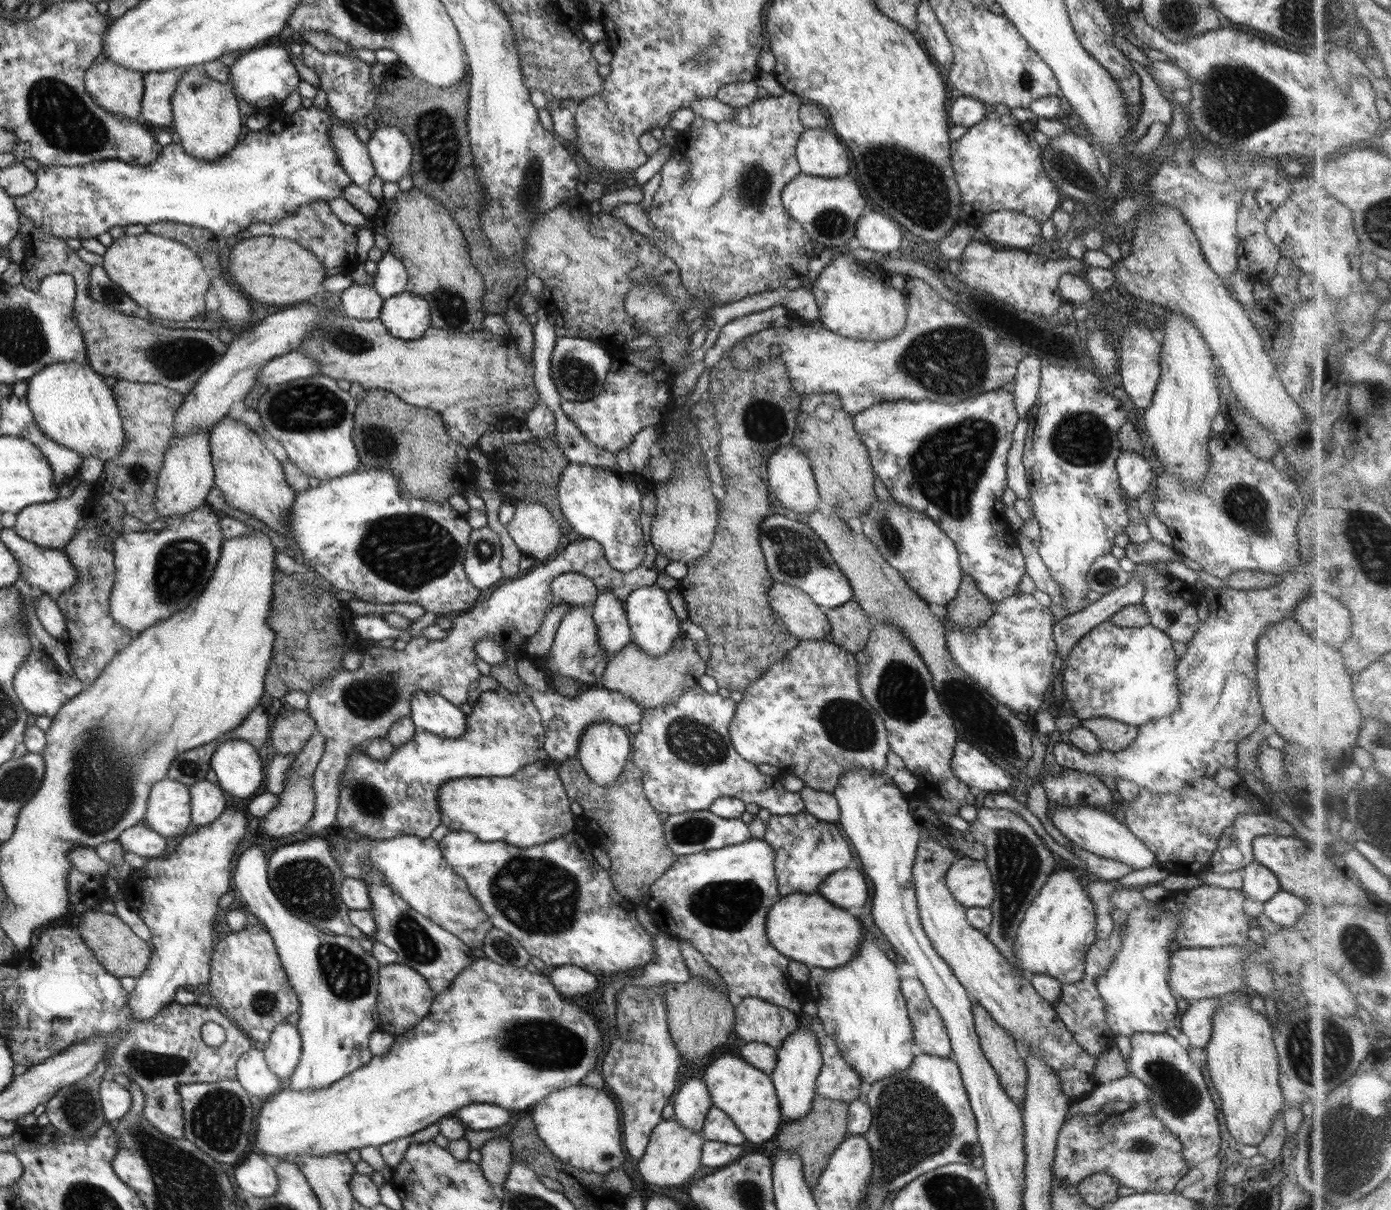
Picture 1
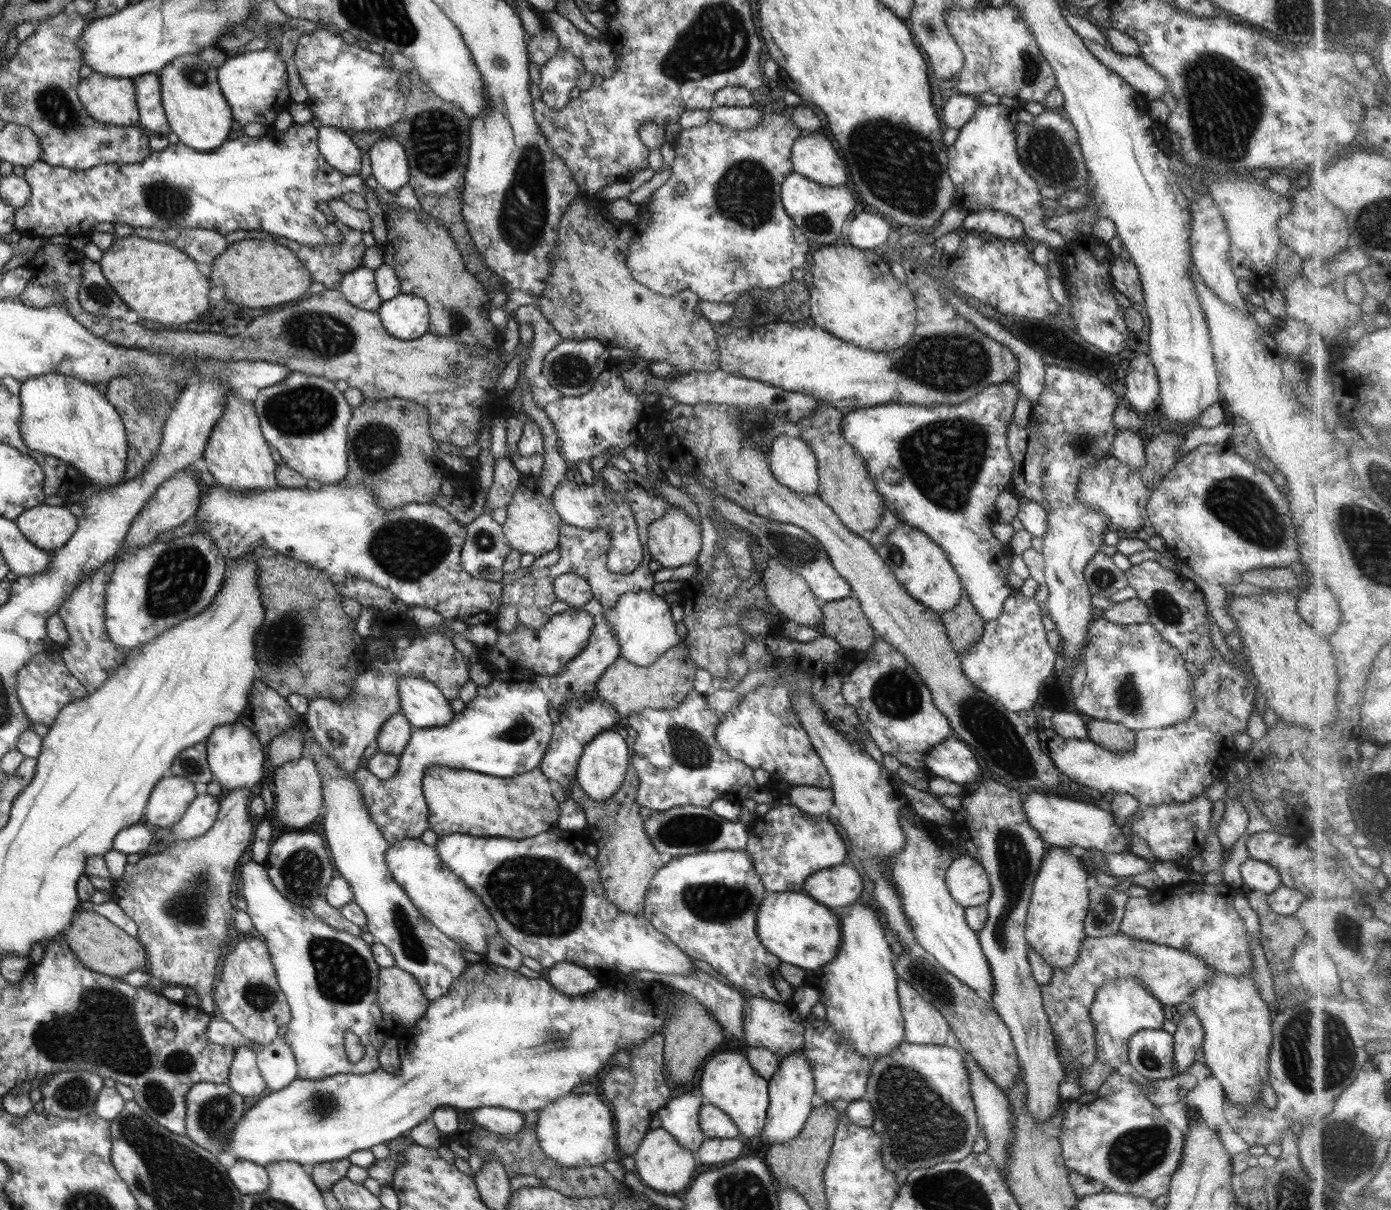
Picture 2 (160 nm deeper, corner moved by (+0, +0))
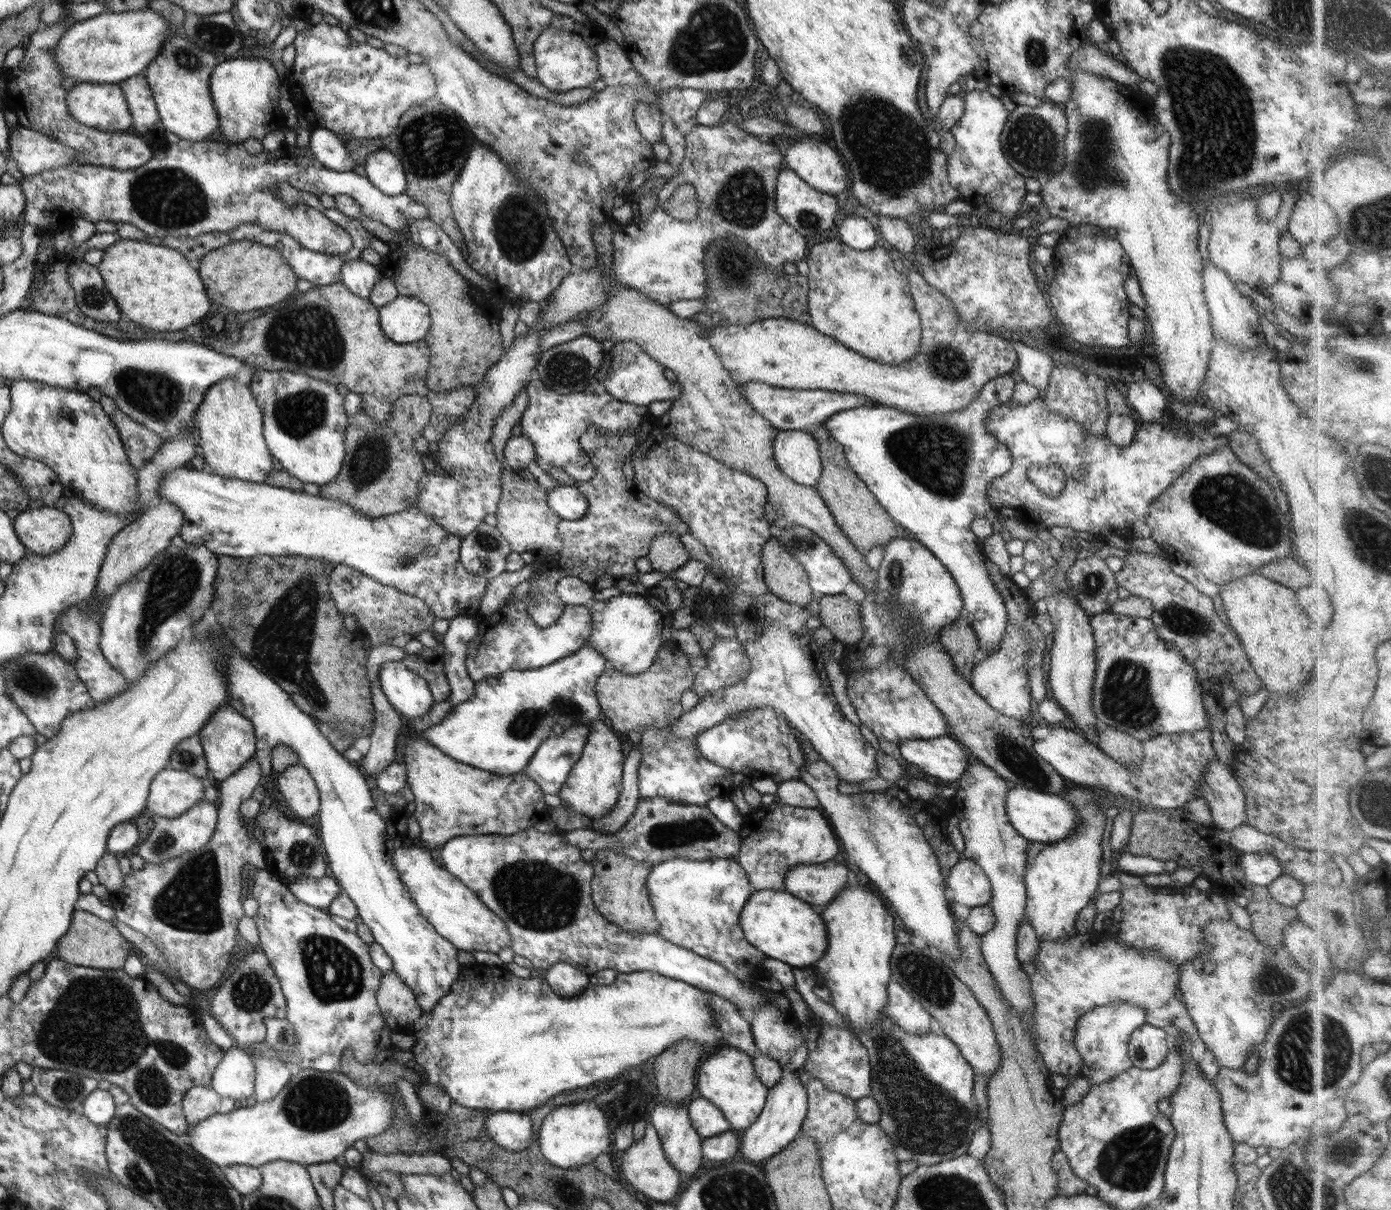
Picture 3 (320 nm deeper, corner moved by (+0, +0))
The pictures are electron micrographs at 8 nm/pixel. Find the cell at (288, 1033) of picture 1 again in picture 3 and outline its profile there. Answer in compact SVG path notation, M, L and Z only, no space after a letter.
M273 1057L256 1059L256 1103L272 1101L289 1083L296 1069Z

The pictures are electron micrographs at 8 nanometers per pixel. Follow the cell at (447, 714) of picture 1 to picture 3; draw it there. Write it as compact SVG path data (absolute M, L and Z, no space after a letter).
M402 661L379 666L378 681L388 702L408 718L422 718L434 704L428 683Z

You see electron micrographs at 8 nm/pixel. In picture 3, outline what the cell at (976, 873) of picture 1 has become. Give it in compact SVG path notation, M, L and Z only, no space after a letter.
M962 858L945 880L949 897L970 908L988 905L992 896L987 874L973 860Z

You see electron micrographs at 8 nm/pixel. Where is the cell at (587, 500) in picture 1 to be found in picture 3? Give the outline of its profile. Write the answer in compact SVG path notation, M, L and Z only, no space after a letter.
M574 484L560 486L547 494L548 506L564 520L578 520L587 511L586 497Z

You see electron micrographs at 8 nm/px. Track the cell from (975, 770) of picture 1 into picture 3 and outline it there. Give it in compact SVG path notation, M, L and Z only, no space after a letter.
M950 735L930 740L903 740L898 744L902 758L932 780L954 782L966 772L968 754Z

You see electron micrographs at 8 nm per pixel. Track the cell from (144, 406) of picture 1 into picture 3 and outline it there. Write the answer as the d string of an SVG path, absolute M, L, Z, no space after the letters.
M102 395L99 403L105 409L110 420L117 425L130 462L138 470L145 467L163 445L162 437L122 412L113 398Z

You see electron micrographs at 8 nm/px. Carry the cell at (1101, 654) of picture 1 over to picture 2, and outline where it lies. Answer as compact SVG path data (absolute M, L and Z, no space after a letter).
M1100 614L1088 629L1087 647L1081 656L1079 664L1068 670L1068 680L1074 704L1079 714L1087 719L1107 720L1121 724L1133 731L1154 728L1168 728L1188 720L1195 711L1192 691L1193 676L1186 669L1186 661L1152 624L1114 624L1105 620Z

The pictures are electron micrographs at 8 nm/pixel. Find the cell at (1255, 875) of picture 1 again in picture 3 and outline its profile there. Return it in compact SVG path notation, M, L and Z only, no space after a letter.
M1243 853L1240 866L1244 870L1245 879L1261 887L1267 887L1283 873L1280 861L1268 853Z

